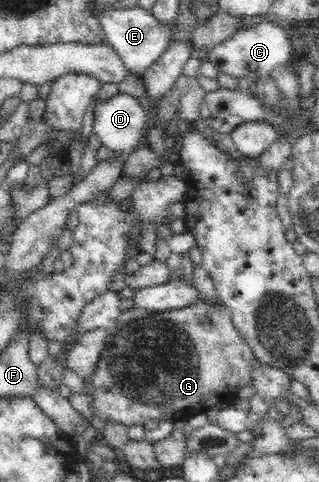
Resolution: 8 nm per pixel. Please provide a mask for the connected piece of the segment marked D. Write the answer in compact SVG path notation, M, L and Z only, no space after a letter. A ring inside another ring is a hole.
M116 94L93 112L94 136L113 151L134 151L145 133L145 113L130 94Z

